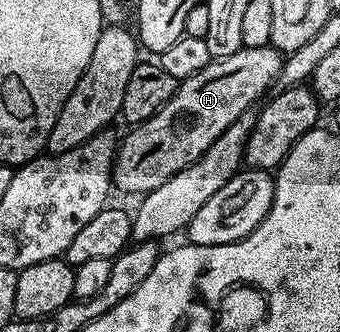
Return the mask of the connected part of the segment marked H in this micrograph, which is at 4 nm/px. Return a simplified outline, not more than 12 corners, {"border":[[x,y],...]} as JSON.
{"border":[[273,47],[215,59],[129,129],[112,184],[151,192],[276,80]]}

